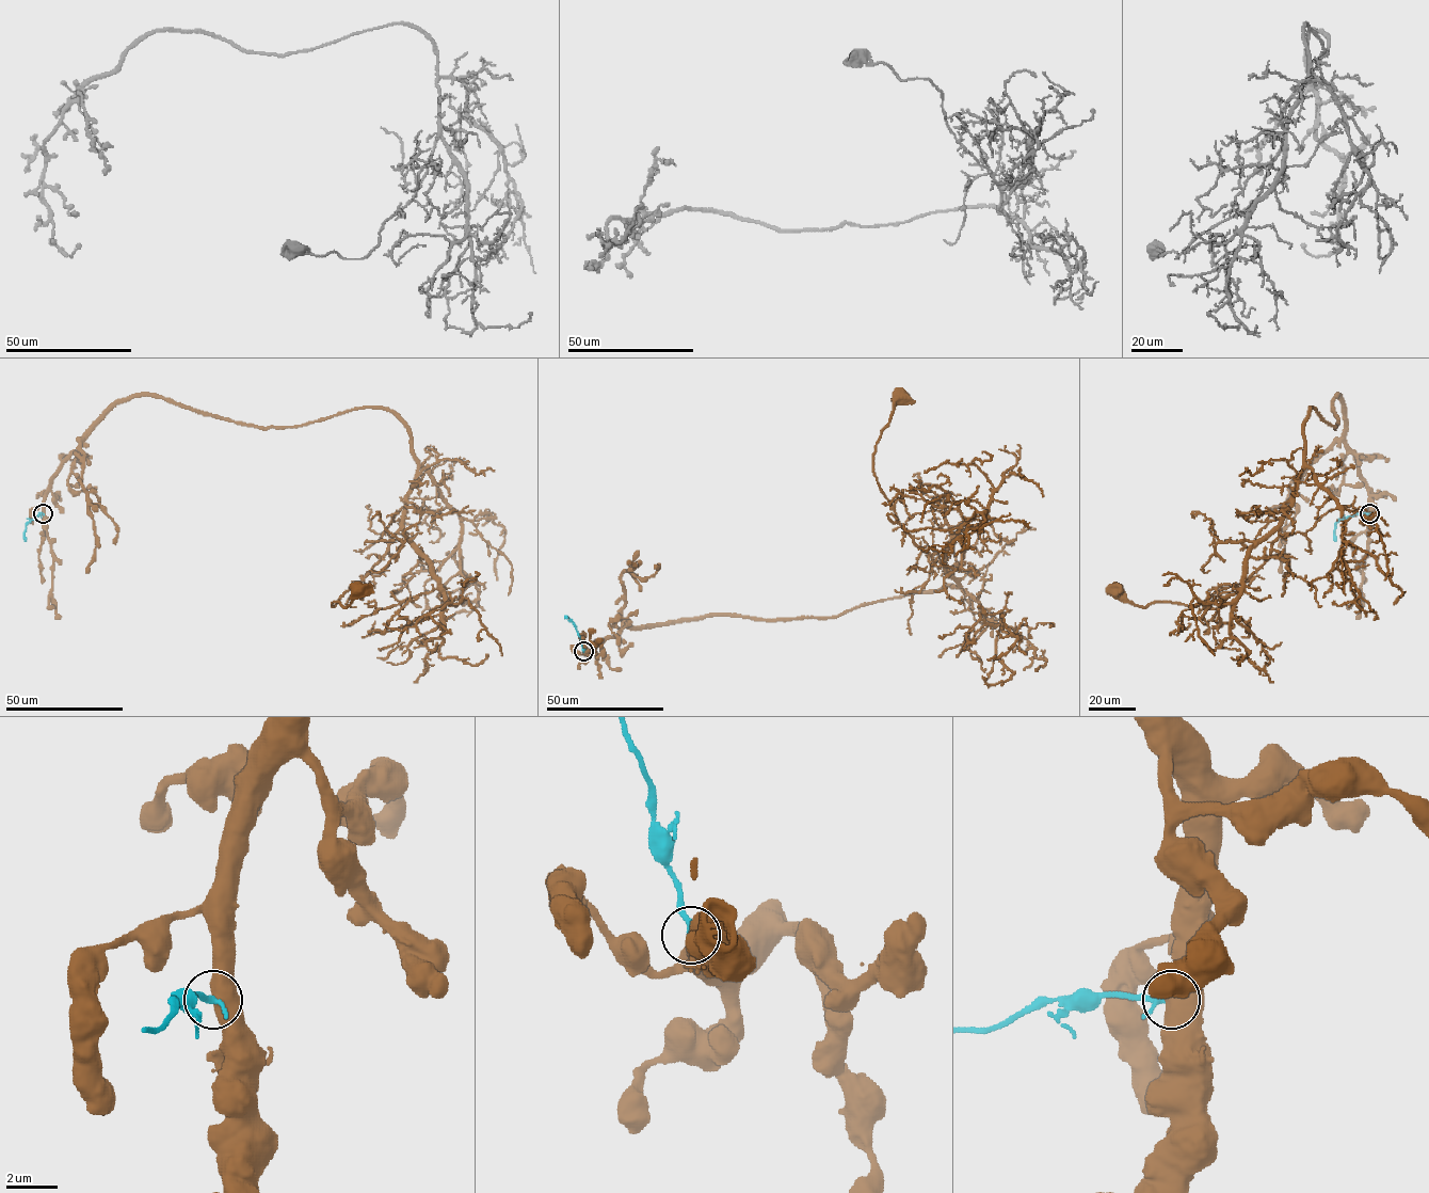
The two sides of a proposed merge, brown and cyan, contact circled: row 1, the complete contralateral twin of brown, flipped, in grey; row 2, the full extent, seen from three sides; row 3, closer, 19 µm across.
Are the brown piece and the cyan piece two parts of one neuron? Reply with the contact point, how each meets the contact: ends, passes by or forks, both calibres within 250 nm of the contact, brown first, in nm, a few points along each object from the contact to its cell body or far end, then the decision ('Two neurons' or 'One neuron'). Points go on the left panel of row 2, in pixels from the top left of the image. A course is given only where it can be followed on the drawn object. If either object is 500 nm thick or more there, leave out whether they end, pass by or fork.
Place: (43, 513). Thickness 750 nm (brown) against 170 nm. Course of brown: (43, 513), (58, 467), (134, 396), (263, 427), (387, 409), (417, 472), (387, 552), (332, 605), (359, 590). Course of cyan: (43, 513), (26, 525), (26, 541). Two neurons

